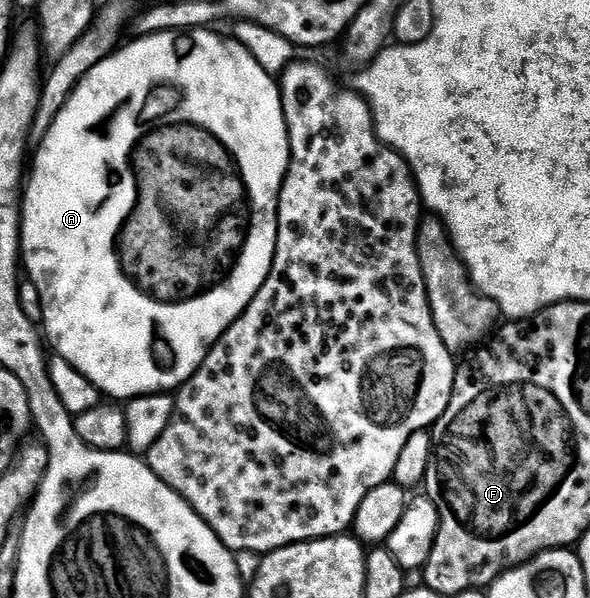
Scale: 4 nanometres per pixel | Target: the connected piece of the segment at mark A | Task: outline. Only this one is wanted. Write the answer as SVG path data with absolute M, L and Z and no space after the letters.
M194 28L186 32L155 32L152 36L141 36L133 39L133 44L125 43L116 49L111 56L106 57L70 94L66 106L54 118L50 130L39 141L36 152L36 161L31 161L30 171L26 176L26 187L22 192L22 219L20 221L20 247L22 249L22 268L26 273L27 279L38 286L38 294L42 298L42 332L46 337L47 343L53 344L55 355L60 356L70 366L74 366L94 386L100 389L105 397L111 398L116 402L127 402L137 396L150 395L152 393L171 393L179 389L180 385L186 383L189 378L202 366L202 362L208 356L208 352L224 337L224 331L237 320L238 317L250 306L250 302L258 294L258 290L266 282L266 278L272 269L272 259L276 253L276 243L278 242L278 210L280 209L280 191L284 185L284 179L290 166L290 138L288 137L288 123L284 117L284 107L280 97L279 83L274 76L267 73L255 61L250 51L243 48L238 41L233 38L223 40L218 33L205 28Z

